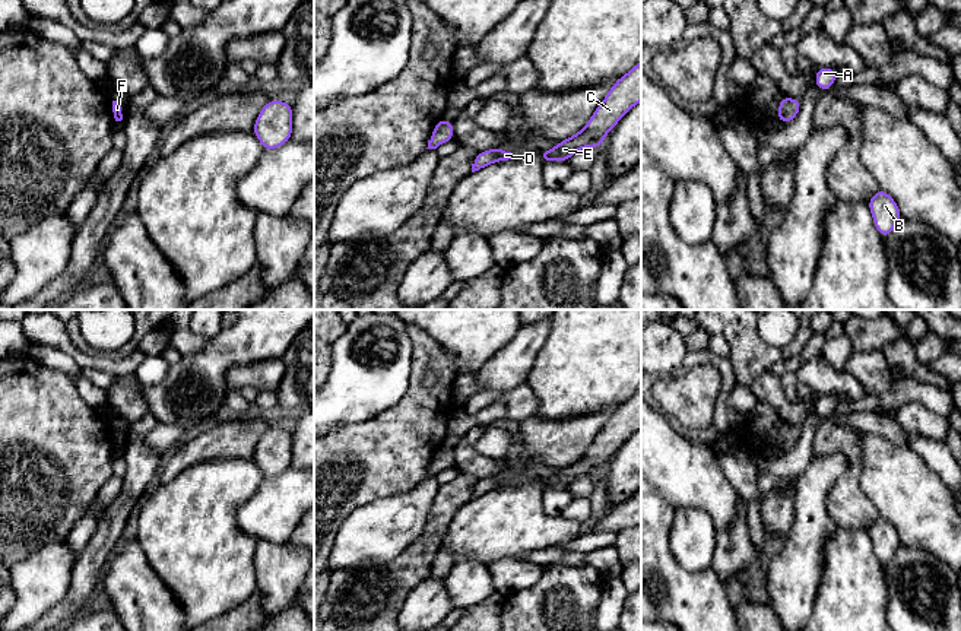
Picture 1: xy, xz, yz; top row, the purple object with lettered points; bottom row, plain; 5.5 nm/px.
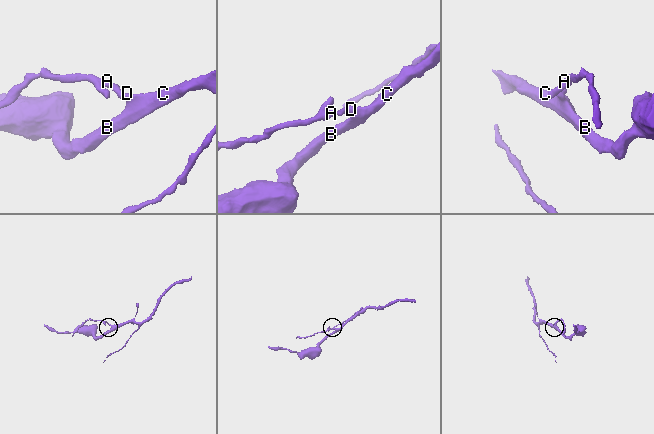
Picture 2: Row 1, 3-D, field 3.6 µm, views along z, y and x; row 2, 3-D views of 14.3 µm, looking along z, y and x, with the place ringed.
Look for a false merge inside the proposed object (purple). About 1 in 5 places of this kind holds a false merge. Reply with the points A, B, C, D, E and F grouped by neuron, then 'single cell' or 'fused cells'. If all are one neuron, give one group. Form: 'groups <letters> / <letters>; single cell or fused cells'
groups A B C D E F; single cell

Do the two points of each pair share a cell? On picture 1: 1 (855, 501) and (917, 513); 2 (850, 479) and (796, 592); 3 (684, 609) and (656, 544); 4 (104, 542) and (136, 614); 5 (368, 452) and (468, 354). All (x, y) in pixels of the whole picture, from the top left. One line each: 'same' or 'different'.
1: different
2: different
3: same
4: different
5: different

